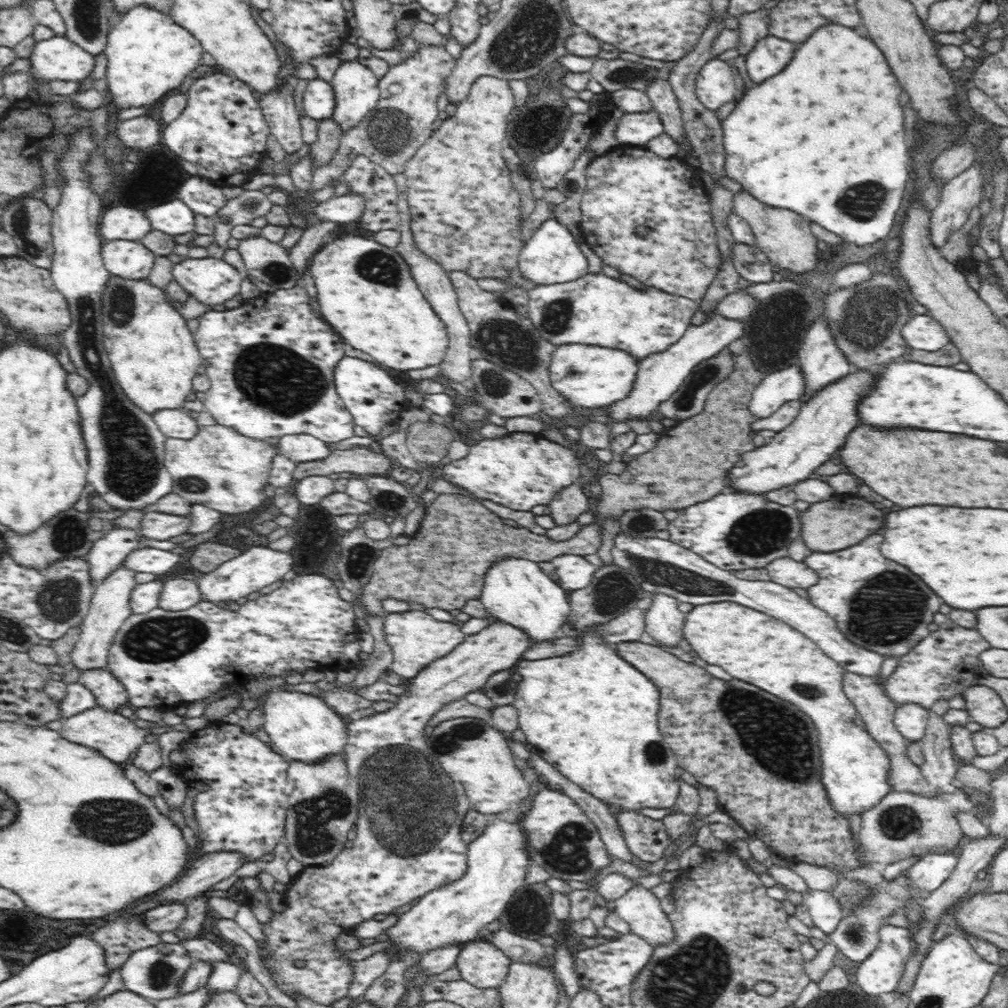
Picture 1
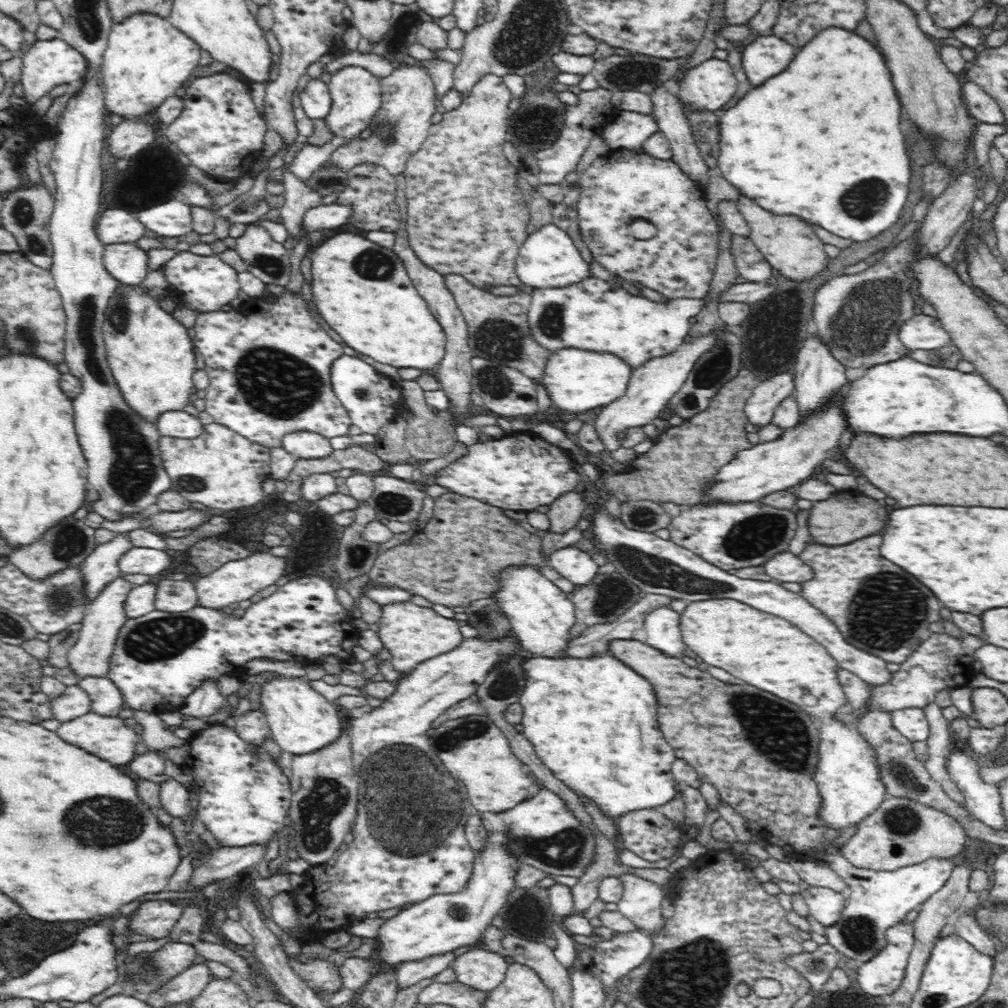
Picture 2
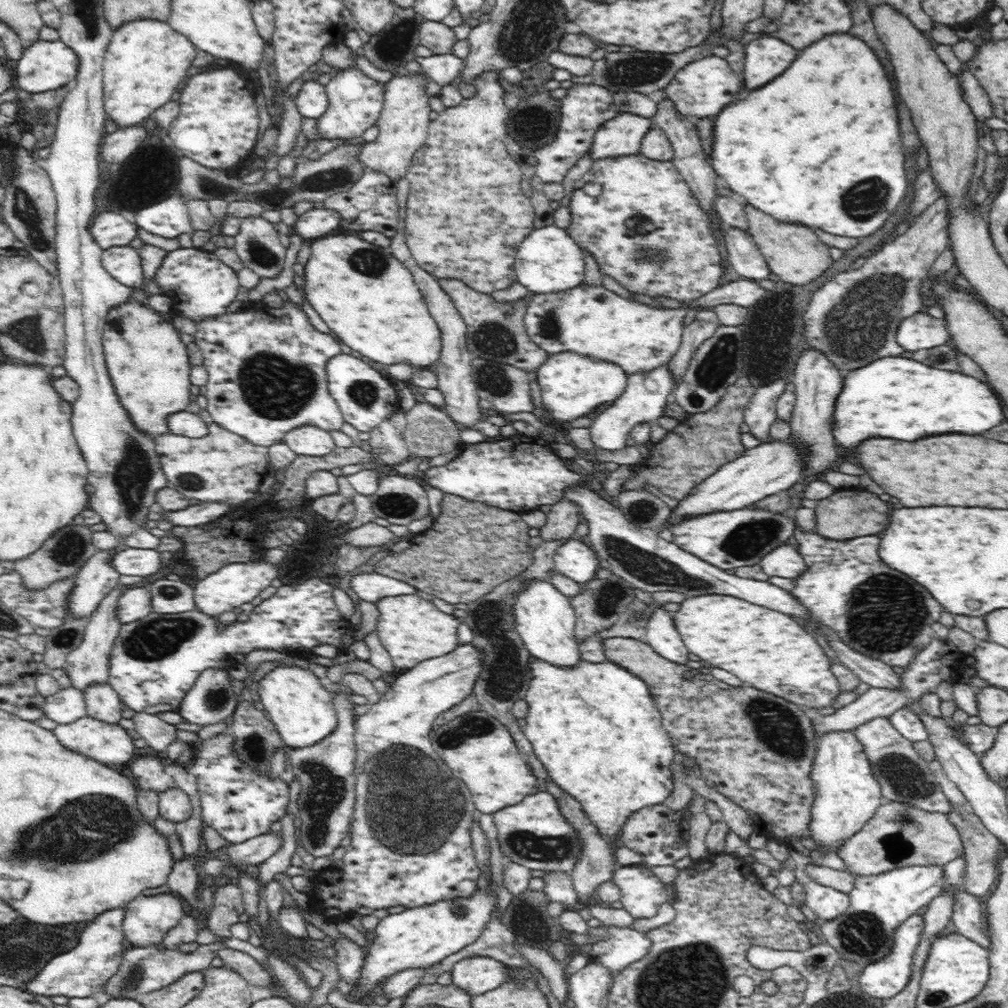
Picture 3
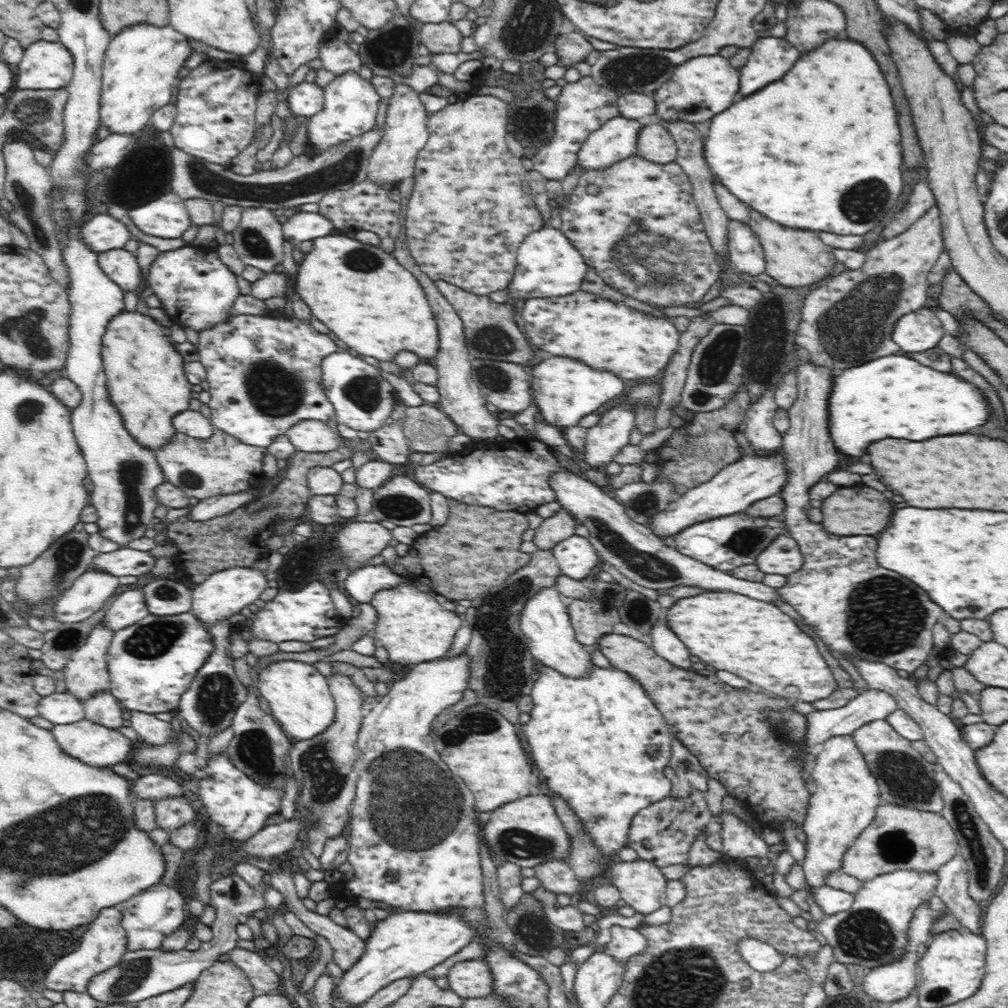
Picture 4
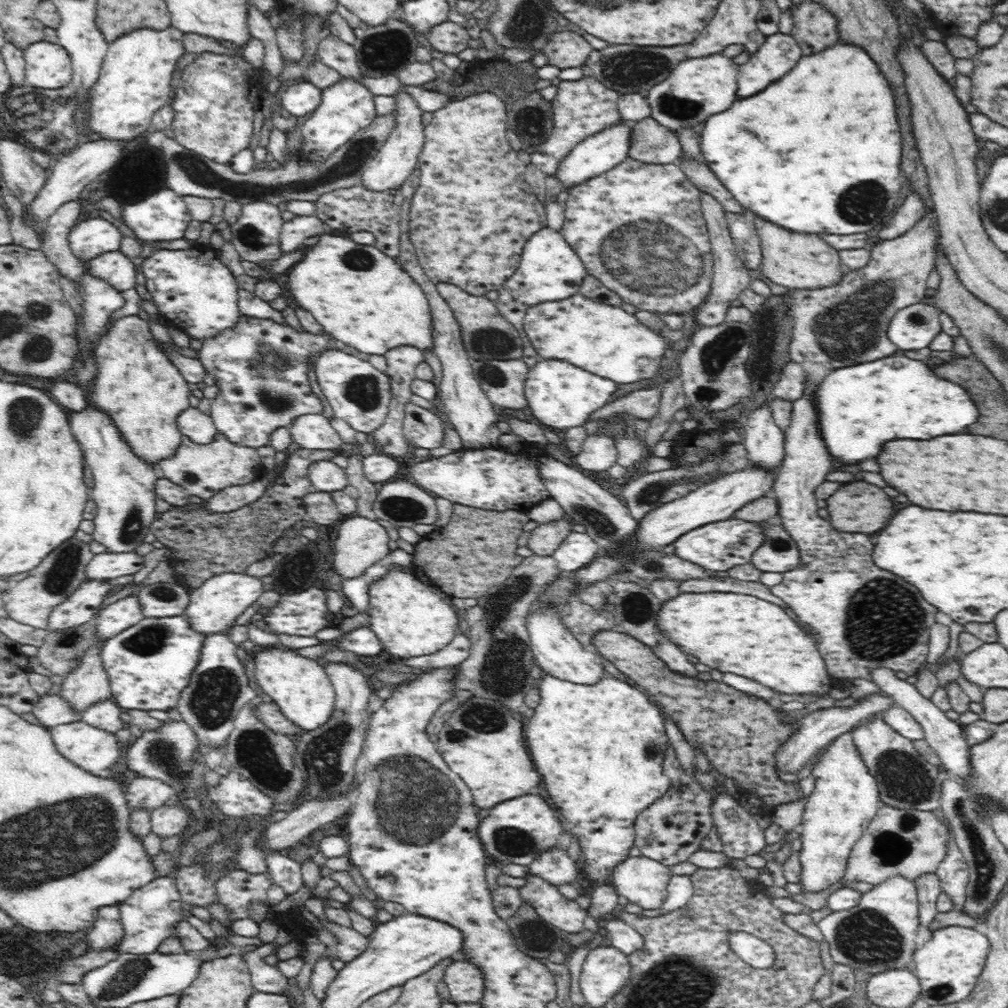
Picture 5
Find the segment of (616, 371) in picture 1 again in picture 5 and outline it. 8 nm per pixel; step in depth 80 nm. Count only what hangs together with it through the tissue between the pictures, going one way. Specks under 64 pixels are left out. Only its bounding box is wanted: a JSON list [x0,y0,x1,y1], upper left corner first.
[524,359,618,432]

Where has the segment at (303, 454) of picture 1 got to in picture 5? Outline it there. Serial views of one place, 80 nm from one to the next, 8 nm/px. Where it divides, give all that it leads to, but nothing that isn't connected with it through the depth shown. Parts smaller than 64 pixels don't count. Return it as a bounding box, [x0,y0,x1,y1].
[291,413,343,452]

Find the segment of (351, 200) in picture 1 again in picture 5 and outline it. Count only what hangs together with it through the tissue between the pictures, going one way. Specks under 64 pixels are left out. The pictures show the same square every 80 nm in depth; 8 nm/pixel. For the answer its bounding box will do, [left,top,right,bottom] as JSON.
[280,214,330,253]

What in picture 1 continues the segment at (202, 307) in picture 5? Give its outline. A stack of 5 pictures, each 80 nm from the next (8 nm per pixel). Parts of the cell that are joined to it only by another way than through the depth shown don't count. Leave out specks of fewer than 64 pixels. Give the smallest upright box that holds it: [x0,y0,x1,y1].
[173,258,243,306]

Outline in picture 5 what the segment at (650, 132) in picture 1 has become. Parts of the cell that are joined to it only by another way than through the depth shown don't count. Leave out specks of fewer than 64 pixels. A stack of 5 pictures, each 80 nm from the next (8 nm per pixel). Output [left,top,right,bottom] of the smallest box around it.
[555,121,632,189]

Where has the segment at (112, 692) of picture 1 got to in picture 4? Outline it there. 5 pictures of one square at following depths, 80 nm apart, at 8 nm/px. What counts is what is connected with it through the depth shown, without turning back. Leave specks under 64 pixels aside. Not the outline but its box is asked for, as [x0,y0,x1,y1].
[83,692,124,728]

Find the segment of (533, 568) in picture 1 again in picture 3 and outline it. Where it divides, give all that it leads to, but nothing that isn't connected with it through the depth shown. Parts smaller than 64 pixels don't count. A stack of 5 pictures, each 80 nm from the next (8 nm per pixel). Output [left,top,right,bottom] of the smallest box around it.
[514,580,582,668]

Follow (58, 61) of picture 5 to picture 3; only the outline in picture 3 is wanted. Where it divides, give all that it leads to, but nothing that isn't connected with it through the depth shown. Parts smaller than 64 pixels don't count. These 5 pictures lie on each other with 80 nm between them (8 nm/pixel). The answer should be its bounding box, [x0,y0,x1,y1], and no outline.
[16,39,78,93]

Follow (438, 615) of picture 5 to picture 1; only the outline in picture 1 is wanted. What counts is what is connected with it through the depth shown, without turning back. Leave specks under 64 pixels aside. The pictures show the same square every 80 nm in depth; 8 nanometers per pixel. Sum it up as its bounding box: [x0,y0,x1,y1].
[382,610,466,679]

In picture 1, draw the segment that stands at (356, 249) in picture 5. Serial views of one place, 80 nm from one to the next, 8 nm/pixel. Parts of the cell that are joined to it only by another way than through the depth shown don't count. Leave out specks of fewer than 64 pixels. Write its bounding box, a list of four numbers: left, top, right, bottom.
[308,234,449,371]

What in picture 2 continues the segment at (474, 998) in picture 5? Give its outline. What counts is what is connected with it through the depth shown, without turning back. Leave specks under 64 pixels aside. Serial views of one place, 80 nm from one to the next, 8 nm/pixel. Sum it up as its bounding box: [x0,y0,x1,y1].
[452,948,509,993]

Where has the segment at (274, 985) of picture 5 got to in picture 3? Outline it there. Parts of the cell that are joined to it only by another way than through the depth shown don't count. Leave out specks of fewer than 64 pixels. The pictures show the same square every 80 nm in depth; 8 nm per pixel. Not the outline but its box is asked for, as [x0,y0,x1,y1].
[216,948,274,987]

